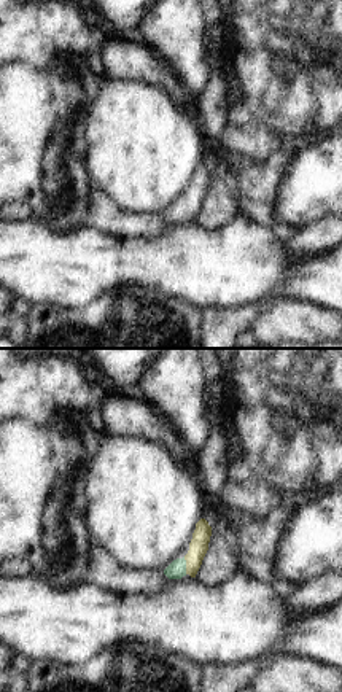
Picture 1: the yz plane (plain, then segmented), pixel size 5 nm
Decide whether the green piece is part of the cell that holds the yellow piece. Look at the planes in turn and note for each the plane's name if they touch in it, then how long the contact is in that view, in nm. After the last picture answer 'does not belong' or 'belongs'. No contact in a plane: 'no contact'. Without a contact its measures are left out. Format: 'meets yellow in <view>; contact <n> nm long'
meets yellow in yz; contact 90 nm long

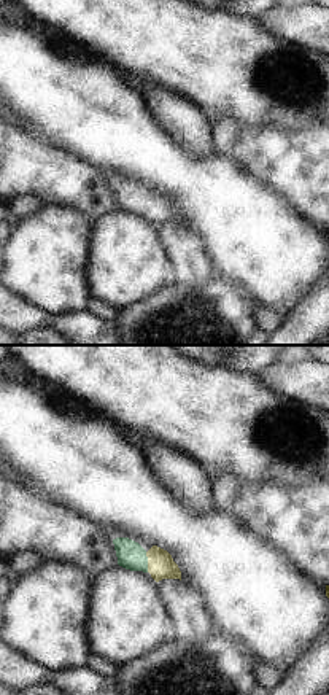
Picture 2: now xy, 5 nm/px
meets yellow in xy; contact 110 nm long

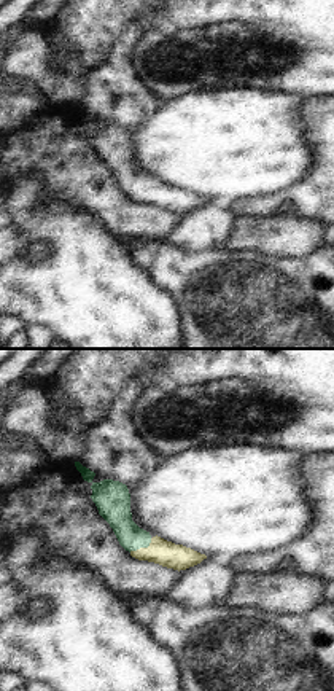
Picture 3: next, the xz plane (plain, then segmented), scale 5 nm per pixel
meets yellow in xz; contact 140 nm long

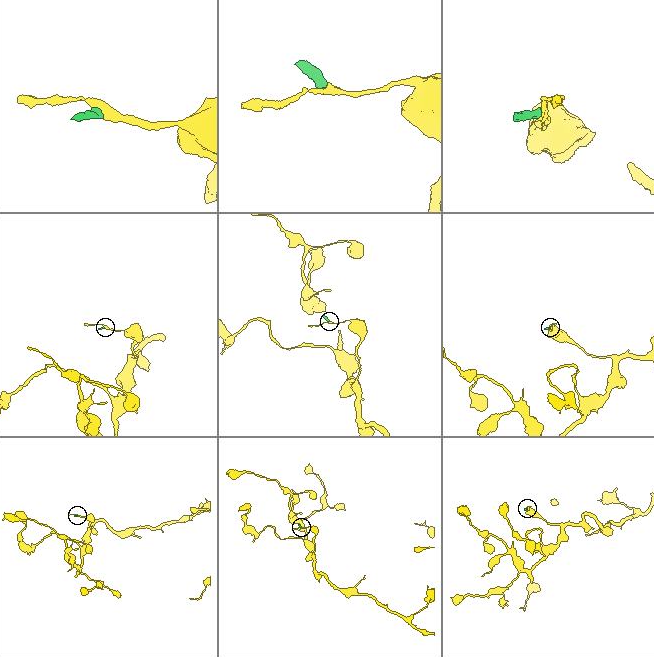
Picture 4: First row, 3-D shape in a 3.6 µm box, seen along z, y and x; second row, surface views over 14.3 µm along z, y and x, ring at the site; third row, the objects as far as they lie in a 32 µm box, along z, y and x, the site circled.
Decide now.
belongs

